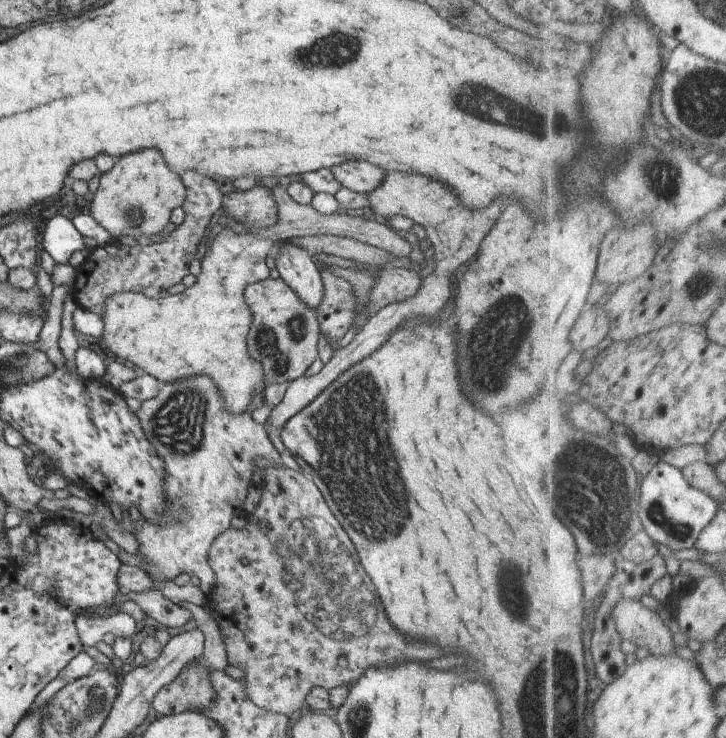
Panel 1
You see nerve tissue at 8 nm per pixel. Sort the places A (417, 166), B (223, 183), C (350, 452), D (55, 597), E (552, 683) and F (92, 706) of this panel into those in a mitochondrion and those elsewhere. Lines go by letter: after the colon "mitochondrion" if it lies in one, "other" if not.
A: other
B: other
C: mitochondrion
D: other
E: mitochondrion
F: mitochondrion

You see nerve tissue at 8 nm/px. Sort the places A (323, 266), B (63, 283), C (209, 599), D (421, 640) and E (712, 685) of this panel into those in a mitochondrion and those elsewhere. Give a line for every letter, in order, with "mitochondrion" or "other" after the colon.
A: other
B: other
C: other
D: other
E: other

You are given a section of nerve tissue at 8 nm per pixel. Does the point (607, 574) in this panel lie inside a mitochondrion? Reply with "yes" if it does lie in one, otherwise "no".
no

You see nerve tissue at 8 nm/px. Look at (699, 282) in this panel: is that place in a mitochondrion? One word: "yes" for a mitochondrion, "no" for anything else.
yes

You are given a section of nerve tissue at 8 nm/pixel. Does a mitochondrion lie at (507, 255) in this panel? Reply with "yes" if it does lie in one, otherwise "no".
no

